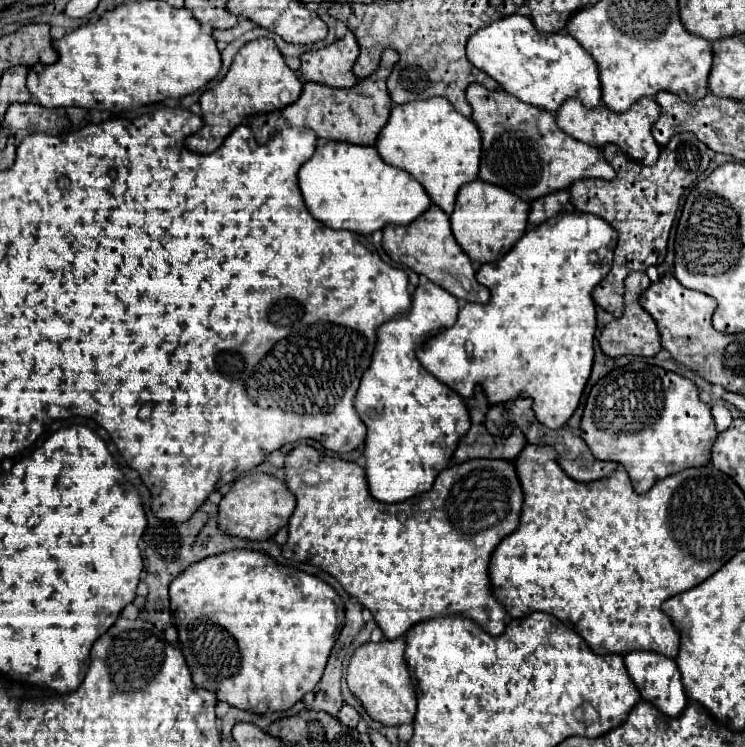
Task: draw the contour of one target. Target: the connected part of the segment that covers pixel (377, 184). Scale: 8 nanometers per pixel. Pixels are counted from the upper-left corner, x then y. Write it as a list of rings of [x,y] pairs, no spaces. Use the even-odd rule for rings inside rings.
[[[326,141],[300,167],[298,183],[304,203],[314,219],[332,229],[370,235],[384,225],[408,225],[432,205],[424,187],[406,171],[382,161],[376,147]]]

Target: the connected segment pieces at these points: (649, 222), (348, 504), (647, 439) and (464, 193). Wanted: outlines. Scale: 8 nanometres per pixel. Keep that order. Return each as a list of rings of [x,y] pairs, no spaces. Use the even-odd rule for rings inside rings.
[[[678,133],[674,135],[668,145],[662,147],[660,159],[656,165],[642,165],[640,161],[630,159],[626,153],[616,151],[614,153],[614,145],[606,145],[604,149],[610,149],[610,163],[616,171],[616,179],[614,181],[604,181],[604,179],[580,179],[570,187],[570,197],[572,197],[572,205],[576,205],[578,211],[582,213],[592,213],[602,217],[604,221],[608,221],[616,231],[618,231],[618,245],[614,249],[614,265],[610,269],[610,273],[596,285],[596,289],[592,291],[592,297],[596,301],[598,307],[610,311],[614,317],[620,317],[624,311],[624,279],[628,273],[632,271],[646,271],[650,265],[660,265],[664,261],[666,255],[666,245],[668,245],[668,235],[672,229],[672,223],[676,219],[676,211],[680,205],[680,197],[682,193],[690,187],[692,181],[700,179],[704,175],[704,171],[708,169],[710,157],[708,157],[708,147],[694,135],[694,133]]]
[[[302,443],[298,447],[294,447],[288,457],[286,457],[286,485],[288,489],[296,495],[296,509],[290,517],[290,523],[288,523],[288,541],[286,545],[282,547],[282,555],[290,561],[308,561],[308,563],[314,563],[318,567],[322,567],[324,571],[328,571],[330,575],[334,575],[342,587],[352,595],[356,597],[366,609],[372,611],[378,627],[382,629],[382,633],[386,635],[386,639],[398,639],[400,635],[404,635],[412,625],[424,621],[424,619],[432,619],[436,615],[454,615],[454,613],[462,613],[462,615],[468,615],[472,617],[476,623],[480,623],[490,635],[500,635],[506,627],[506,609],[504,605],[494,597],[492,593],[492,587],[488,583],[488,563],[490,563],[490,557],[494,553],[494,549],[498,547],[498,543],[508,537],[510,533],[514,533],[518,529],[518,523],[520,523],[520,511],[522,511],[522,503],[524,503],[524,493],[522,493],[522,485],[520,485],[520,479],[518,479],[518,473],[516,473],[516,467],[512,461],[504,461],[504,459],[470,459],[470,461],[464,461],[464,463],[458,463],[458,465],[450,465],[448,469],[444,469],[438,477],[436,477],[436,483],[432,487],[432,491],[428,493],[422,493],[422,495],[416,495],[412,499],[406,499],[404,503],[382,503],[378,499],[374,499],[368,491],[368,483],[366,483],[366,473],[364,473],[364,467],[360,467],[358,463],[352,463],[352,461],[344,461],[344,459],[338,459],[338,457],[320,457],[320,451]]]
[[[642,361],[628,363],[602,377],[588,395],[580,423],[580,437],[590,447],[592,455],[596,459],[620,463],[630,473],[638,493],[646,493],[658,479],[680,473],[688,467],[706,465],[710,461],[710,449],[716,435],[718,431],[710,413],[710,405],[700,401],[698,387],[692,381]]]
[[[476,179],[466,183],[458,191],[456,207],[454,207],[454,213],[450,215],[452,233],[458,245],[472,261],[476,263],[498,261],[524,235],[526,223],[528,223],[528,211],[530,211],[530,205],[520,197],[516,197],[514,193],[498,185],[486,183],[482,179]]]

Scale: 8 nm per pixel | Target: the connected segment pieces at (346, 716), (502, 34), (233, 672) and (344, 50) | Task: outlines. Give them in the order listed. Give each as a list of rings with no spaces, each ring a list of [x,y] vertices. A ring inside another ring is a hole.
[[[342,705],[340,713],[338,713],[338,719],[340,719],[340,723],[342,723],[342,725],[356,727],[356,723],[358,723],[360,715],[358,715],[358,711],[356,711],[352,705]]]
[[[514,13],[482,27],[468,39],[466,55],[474,67],[496,79],[504,91],[552,113],[570,97],[578,97],[590,109],[602,103],[600,71],[594,57],[570,33],[546,35],[536,31],[530,17]]]
[[[230,549],[212,557],[206,557],[194,565],[190,565],[184,573],[180,573],[180,577],[176,577],[176,581],[172,581],[170,585],[170,611],[174,617],[174,625],[178,629],[178,643],[180,649],[184,653],[184,659],[192,671],[192,679],[196,685],[214,691],[218,701],[226,701],[234,707],[240,709],[250,709],[254,713],[268,713],[268,711],[286,711],[290,709],[294,703],[298,703],[308,691],[312,691],[316,687],[316,683],[322,677],[322,671],[326,667],[326,661],[330,657],[330,651],[338,639],[338,633],[342,629],[344,623],[344,609],[340,605],[340,595],[320,577],[292,569],[292,567],[284,567],[280,563],[276,563],[268,553],[260,553],[260,551],[248,551],[248,549]]]
[[[348,31],[342,39],[334,41],[332,45],[304,53],[300,71],[302,71],[302,77],[312,83],[322,83],[328,87],[352,87],[358,81],[356,75],[352,73],[352,65],[354,65],[356,57],[358,57],[358,43],[356,43],[354,33]]]

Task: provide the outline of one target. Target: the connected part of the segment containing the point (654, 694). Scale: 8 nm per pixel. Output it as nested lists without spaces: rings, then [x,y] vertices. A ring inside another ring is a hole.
[[[632,651],[624,655],[624,663],[642,699],[652,701],[652,705],[658,705],[658,709],[670,717],[678,717],[684,711],[684,707],[688,705],[688,697],[686,697],[682,677],[680,677],[680,671],[674,659],[664,657],[660,653],[652,653],[652,651]]]

